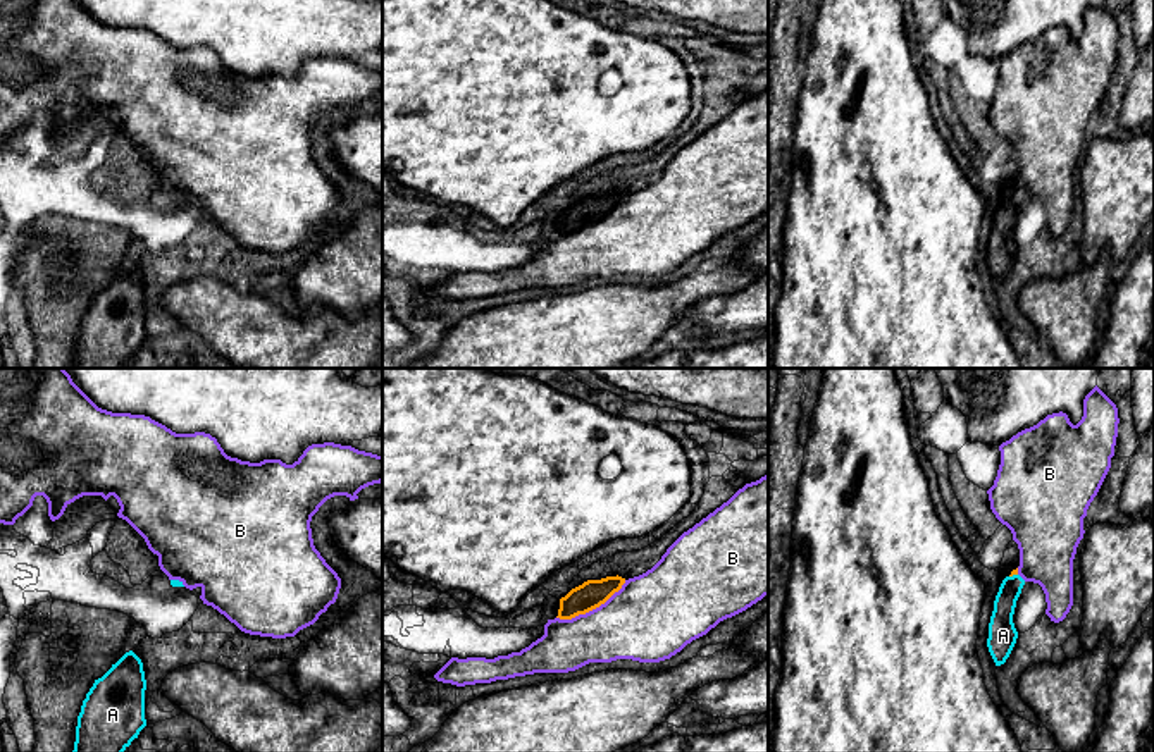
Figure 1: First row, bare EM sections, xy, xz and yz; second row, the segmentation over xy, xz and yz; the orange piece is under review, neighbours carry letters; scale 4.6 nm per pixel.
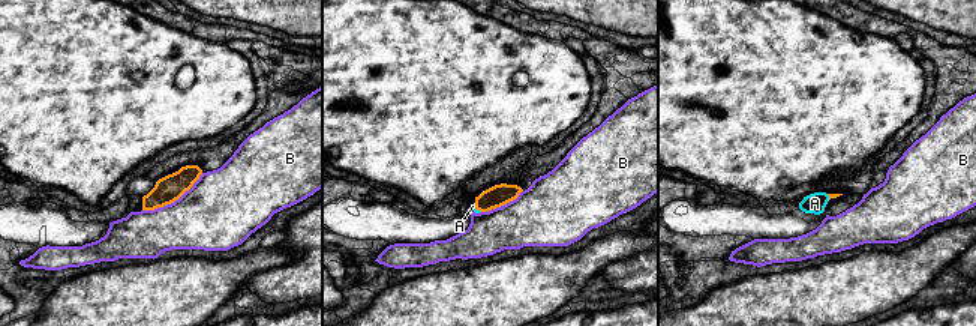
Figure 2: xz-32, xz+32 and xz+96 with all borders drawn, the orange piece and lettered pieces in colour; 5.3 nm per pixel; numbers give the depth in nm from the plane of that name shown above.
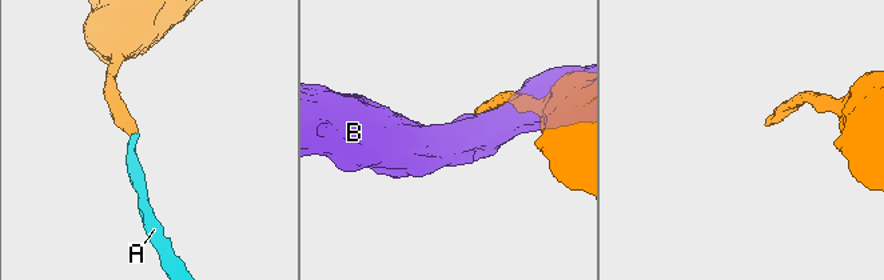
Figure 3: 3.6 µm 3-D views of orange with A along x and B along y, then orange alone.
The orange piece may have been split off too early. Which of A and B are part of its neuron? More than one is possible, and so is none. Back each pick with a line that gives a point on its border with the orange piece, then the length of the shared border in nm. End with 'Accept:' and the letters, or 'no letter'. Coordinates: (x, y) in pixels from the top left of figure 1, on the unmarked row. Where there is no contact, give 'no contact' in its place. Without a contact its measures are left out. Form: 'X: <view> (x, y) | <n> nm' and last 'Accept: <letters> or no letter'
A: yz (1013, 188) | 40 nm
Accept: A

